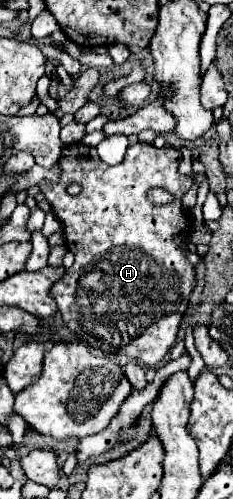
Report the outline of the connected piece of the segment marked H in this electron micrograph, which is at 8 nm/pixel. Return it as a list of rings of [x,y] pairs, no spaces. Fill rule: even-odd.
[[[71,143],[63,149],[59,159],[61,179],[57,183],[39,183],[43,195],[53,205],[53,213],[65,225],[65,245],[75,255],[75,263],[49,293],[63,315],[63,323],[89,347],[105,355],[125,355],[143,367],[159,365],[159,361],[173,347],[191,289],[195,287],[195,269],[183,251],[173,243],[175,233],[187,233],[191,229],[189,215],[181,209],[179,197],[189,191],[193,183],[187,175],[179,175],[179,161],[181,151],[175,147],[165,145],[163,149],[155,149],[147,143],[135,143],[129,145],[125,159],[111,167],[99,159],[95,147]],[[69,183],[79,183],[81,193],[69,195]],[[151,187],[163,187],[177,199],[167,205],[151,205],[145,197],[145,191]]]

